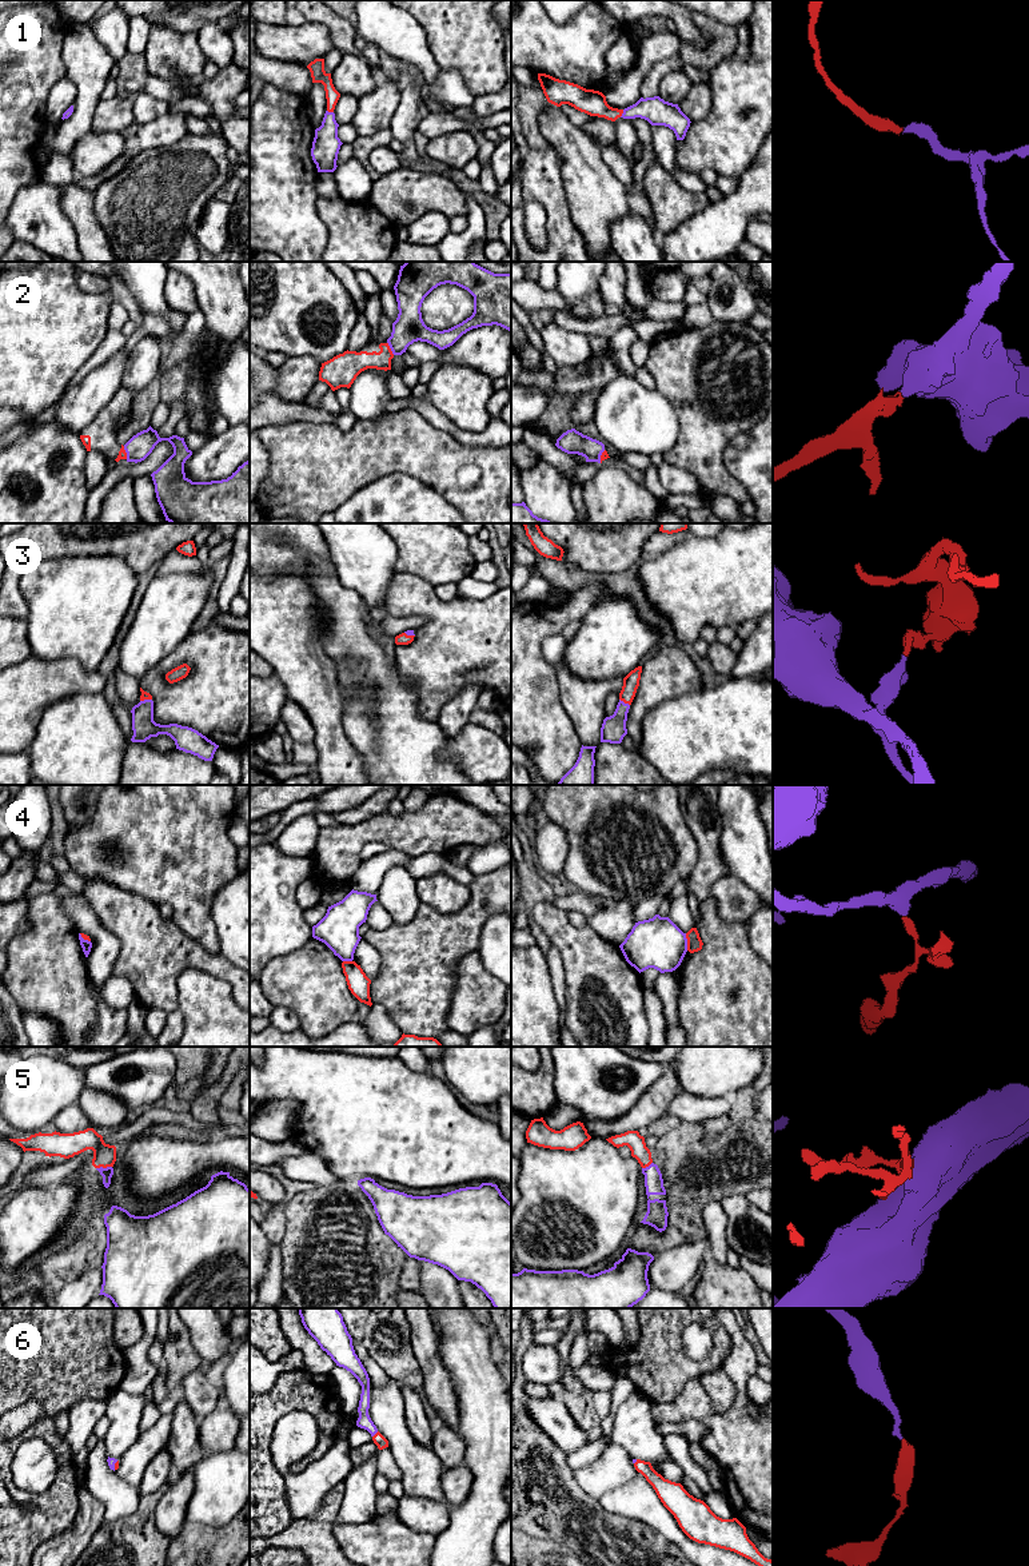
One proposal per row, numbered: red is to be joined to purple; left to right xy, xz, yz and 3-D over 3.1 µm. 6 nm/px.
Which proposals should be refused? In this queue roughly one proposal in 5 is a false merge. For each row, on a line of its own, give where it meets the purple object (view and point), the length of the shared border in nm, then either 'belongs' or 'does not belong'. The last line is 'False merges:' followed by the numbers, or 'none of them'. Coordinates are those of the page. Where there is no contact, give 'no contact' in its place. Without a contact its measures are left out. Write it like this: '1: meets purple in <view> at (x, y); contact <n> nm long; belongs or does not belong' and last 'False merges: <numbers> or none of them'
1: meets purple in yz at (622, 114); contact 50 nm long; belongs
2: meets purple in xz at (390, 347); contact 90 nm long; belongs
3: meets purple in yz at (623, 702); contact 80 nm long; belongs
4: meets purple in yz at (686, 941); contact 110 nm long; does not belong
5: meets purple in xy at (102, 1167); contact 100 nm long; belongs
6: meets purple in xz at (375, 1433); contact 50 nm long; belongs
False merges: 4

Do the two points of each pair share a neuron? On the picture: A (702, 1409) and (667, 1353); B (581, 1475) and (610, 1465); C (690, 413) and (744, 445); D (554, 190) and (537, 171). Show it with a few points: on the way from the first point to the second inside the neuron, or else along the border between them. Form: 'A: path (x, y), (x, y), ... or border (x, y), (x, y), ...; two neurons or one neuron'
A: border (698, 1377), (693, 1377), (671, 1401), (659, 1401); two neurons
B: path (587, 1475), (599, 1475), (603, 1471); one neuron
C: border (758, 422), (728, 443), (726, 469); two neurons
D: path (550, 186), (541, 175); one neuron

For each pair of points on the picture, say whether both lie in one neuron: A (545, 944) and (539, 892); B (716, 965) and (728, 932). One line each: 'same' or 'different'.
A: same
B: same

